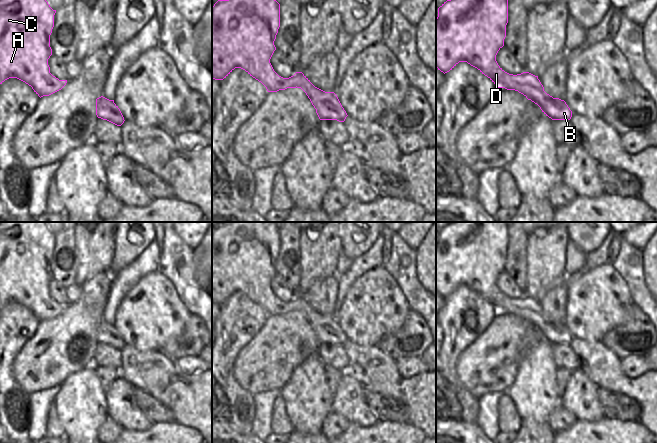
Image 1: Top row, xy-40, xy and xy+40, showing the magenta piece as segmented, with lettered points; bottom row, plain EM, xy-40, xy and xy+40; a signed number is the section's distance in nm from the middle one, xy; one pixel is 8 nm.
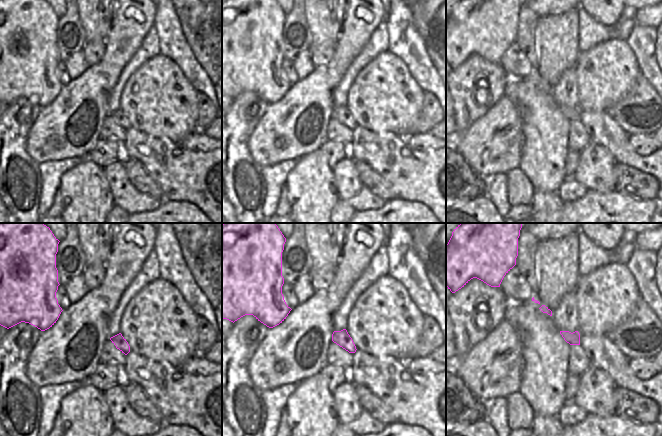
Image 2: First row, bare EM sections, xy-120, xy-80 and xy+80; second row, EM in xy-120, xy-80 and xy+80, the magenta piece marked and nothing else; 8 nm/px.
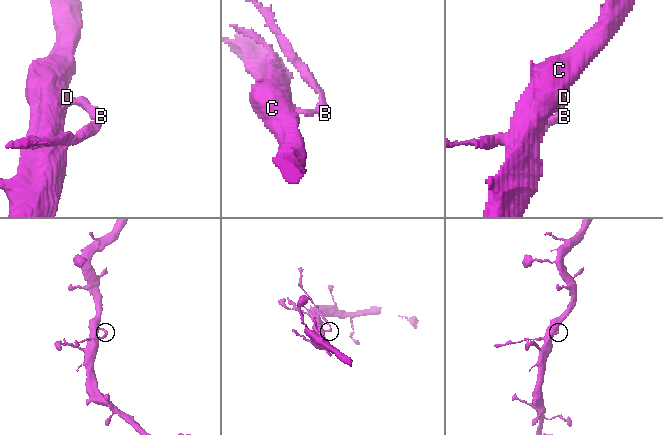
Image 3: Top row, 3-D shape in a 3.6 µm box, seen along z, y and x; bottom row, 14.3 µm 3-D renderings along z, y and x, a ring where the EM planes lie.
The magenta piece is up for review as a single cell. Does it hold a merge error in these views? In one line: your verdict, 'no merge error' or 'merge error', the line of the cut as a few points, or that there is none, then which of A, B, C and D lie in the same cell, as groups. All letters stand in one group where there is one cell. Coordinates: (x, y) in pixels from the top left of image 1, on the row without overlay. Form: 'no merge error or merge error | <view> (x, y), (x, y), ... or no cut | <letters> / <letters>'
merge error | xy+40 (540, 307), (536, 311), (523, 308), (517, 314) | A C D / B

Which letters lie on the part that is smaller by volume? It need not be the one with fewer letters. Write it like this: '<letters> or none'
B

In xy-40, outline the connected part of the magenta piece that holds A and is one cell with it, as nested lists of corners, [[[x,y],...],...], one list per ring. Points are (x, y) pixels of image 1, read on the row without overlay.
[[[0,222],[0,308],[9,302],[17,302],[32,311],[41,322],[61,314],[67,304],[59,304],[50,297],[48,283],[52,279],[50,259],[54,251],[53,234],[45,222]]]

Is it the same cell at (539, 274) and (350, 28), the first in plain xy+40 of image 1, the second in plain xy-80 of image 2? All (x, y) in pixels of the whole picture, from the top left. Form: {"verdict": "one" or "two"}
{"verdict": "two"}

